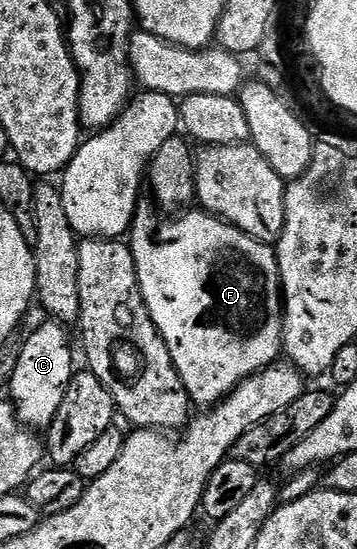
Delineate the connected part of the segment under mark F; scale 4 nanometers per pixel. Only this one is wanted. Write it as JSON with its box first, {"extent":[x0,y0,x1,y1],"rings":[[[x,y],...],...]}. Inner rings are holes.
{"extent":[127,204,285,407],"rings":[[[138,204],[133,217],[131,232],[127,237],[127,244],[133,250],[137,278],[143,299],[147,303],[147,311],[163,339],[167,343],[167,351],[171,351],[171,359],[175,371],[179,371],[179,379],[183,379],[183,387],[187,387],[190,402],[197,407],[212,407],[224,400],[233,392],[237,385],[243,383],[249,377],[253,377],[263,369],[267,369],[282,356],[283,346],[281,340],[285,334],[285,306],[283,304],[283,290],[281,287],[281,272],[277,262],[277,250],[272,244],[264,241],[256,241],[251,235],[247,235],[239,227],[235,227],[229,221],[223,221],[204,211],[185,211],[180,214],[178,221],[164,221],[162,210],[156,204]]]}

